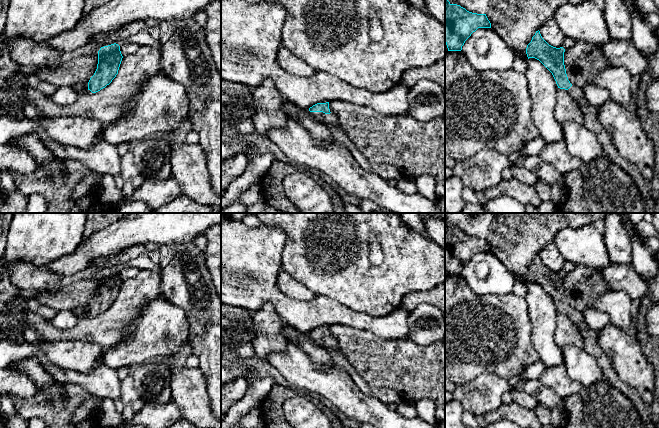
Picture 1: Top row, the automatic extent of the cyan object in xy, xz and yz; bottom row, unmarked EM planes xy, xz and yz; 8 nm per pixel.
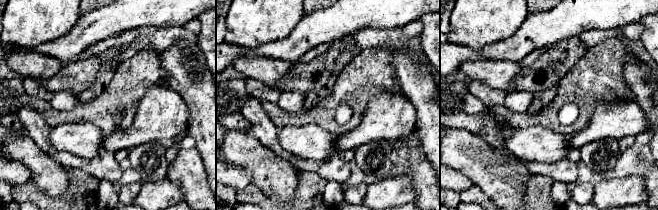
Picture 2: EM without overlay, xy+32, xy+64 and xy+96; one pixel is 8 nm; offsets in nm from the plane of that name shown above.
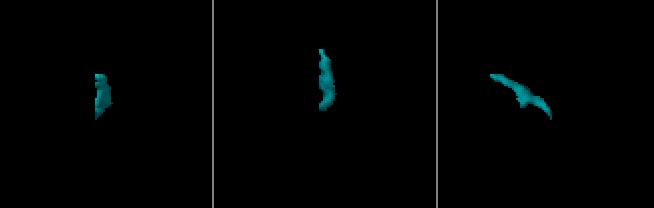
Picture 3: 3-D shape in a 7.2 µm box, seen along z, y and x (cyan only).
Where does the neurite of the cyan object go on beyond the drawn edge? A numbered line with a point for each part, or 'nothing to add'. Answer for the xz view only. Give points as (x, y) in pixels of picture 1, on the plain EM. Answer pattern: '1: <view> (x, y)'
1: xz (328, 343)

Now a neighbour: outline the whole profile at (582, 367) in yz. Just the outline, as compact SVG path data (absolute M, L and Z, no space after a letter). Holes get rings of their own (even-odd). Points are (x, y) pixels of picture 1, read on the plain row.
M566 345L562 349L567 375L583 387L591 387L603 380L603 371L596 359L583 348Z

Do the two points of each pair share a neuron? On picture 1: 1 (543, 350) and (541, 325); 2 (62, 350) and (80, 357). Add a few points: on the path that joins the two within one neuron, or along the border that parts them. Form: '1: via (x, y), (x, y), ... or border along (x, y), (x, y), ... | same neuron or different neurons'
1: via (543, 344), (543, 331) | same neuron
2: via (66, 354), (76, 355) | same neuron

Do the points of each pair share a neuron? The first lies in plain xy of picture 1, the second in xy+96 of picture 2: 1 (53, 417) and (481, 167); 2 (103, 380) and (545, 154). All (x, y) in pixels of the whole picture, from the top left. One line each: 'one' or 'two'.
1: two
2: two

